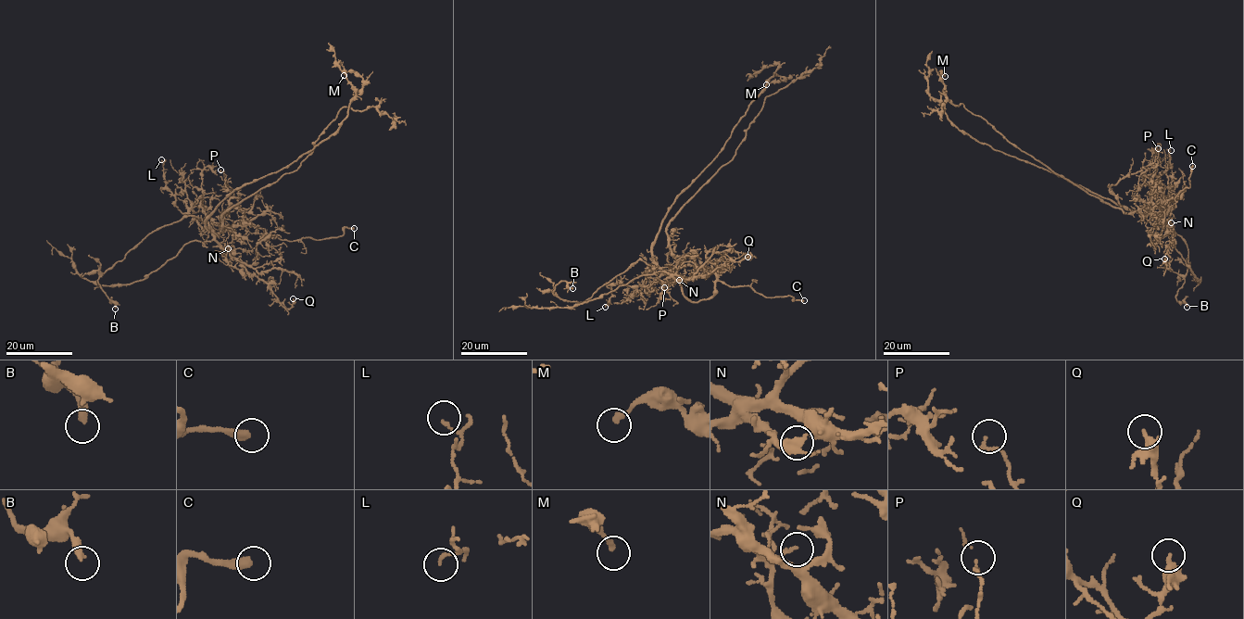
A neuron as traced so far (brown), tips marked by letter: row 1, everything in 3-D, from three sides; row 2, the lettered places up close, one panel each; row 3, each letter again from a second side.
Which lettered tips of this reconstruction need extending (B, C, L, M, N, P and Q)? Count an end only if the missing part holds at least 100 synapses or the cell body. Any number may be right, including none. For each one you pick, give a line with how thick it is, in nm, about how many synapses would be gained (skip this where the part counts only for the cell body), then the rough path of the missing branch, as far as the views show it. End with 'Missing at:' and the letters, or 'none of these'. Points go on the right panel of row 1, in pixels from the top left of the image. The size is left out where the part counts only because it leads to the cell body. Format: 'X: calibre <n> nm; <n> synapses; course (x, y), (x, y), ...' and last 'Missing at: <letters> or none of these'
C: calibre 360 nm; course (1192, 166), (1210, 123), (1214, 118), (1231, 120)
Missing at: C

